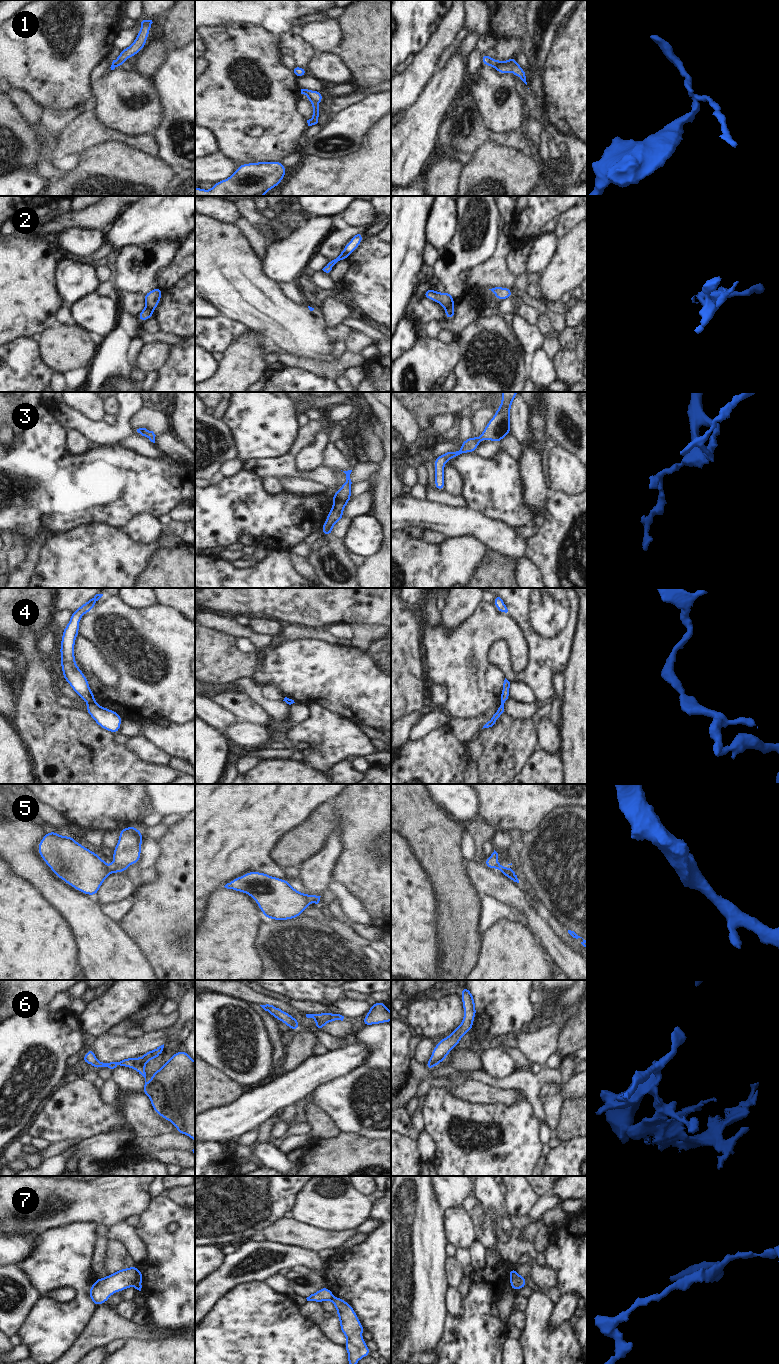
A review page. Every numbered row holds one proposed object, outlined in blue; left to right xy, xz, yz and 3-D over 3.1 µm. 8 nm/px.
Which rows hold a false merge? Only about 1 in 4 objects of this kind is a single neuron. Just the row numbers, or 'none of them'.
1, 2, 4, 5, 6, 7.

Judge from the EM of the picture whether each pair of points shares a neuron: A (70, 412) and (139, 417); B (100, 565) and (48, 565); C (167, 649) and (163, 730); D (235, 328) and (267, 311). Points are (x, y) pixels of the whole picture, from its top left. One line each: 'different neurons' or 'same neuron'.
A: different neurons
B: same neuron
C: different neurons
D: different neurons

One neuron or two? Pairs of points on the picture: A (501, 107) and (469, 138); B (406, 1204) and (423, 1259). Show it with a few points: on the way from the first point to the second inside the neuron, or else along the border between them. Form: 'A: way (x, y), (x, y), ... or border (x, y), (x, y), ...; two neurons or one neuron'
A: border (475, 102), (488, 128), (497, 132), (507, 131); two neurons
B: way (408, 1218), (409, 1245); one neuron

